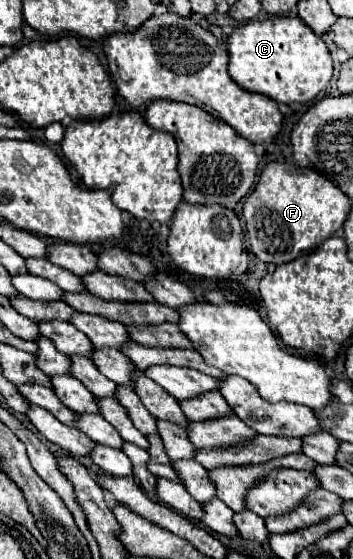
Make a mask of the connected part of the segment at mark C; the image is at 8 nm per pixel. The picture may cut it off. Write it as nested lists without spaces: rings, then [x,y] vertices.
[[[271,16],[267,20],[253,20],[237,26],[227,38],[229,50],[229,74],[245,90],[265,94],[275,102],[309,102],[321,90],[327,88],[333,76],[333,62],[325,42],[297,16]]]

